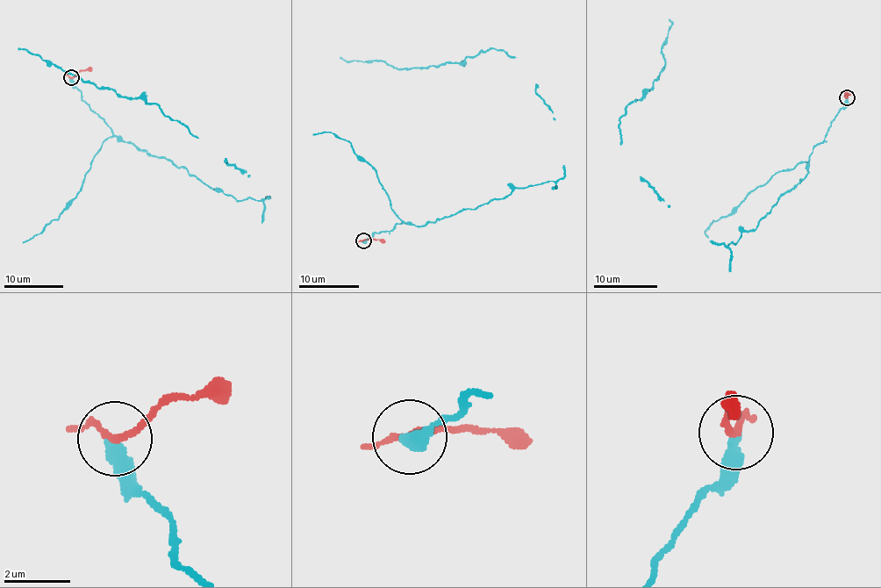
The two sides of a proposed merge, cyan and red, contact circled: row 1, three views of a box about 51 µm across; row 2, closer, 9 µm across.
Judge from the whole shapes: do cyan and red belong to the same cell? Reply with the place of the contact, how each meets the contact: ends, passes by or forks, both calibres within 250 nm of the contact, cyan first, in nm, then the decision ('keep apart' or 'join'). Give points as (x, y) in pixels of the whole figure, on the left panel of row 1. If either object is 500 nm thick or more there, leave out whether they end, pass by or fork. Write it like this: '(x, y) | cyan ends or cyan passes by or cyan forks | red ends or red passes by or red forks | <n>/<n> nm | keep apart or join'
(71, 77) | cyan ends | red passes by | 420/180 nm | keep apart

